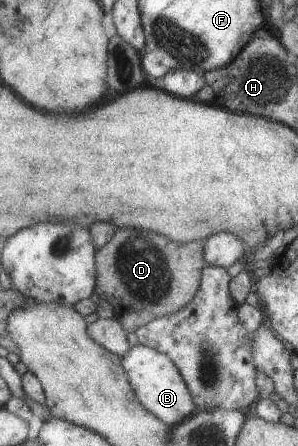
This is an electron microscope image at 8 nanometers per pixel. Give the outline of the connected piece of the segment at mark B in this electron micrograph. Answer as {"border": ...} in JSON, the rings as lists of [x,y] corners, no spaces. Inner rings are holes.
{"border":[[[133,346],[121,357],[121,366],[129,378],[129,384],[139,404],[163,424],[176,426],[197,412],[191,392],[185,386],[181,372],[177,372],[177,366],[171,362],[169,356],[147,346]]]}

